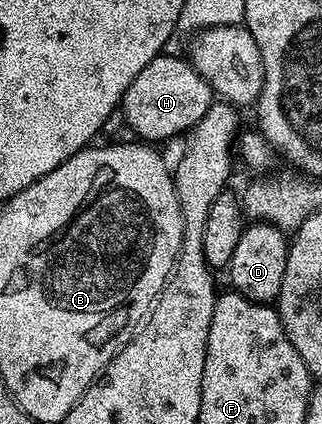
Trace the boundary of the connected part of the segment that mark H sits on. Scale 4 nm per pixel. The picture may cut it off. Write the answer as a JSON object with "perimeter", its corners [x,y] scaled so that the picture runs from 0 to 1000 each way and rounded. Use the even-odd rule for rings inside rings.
{"perimeter":[[[497,130],[463,149],[450,149],[450,160],[419,179],[413,196],[401,196],[401,215],[388,215],[376,241],[376,269],[382,267],[385,281],[394,283],[398,300],[422,314],[410,316],[457,337],[519,333],[528,323],[550,321],[553,314],[578,316],[627,281],[637,262],[649,262],[649,252],[661,243],[655,198],[596,158],[590,142],[568,137],[565,144],[556,134],[519,132]]]}

